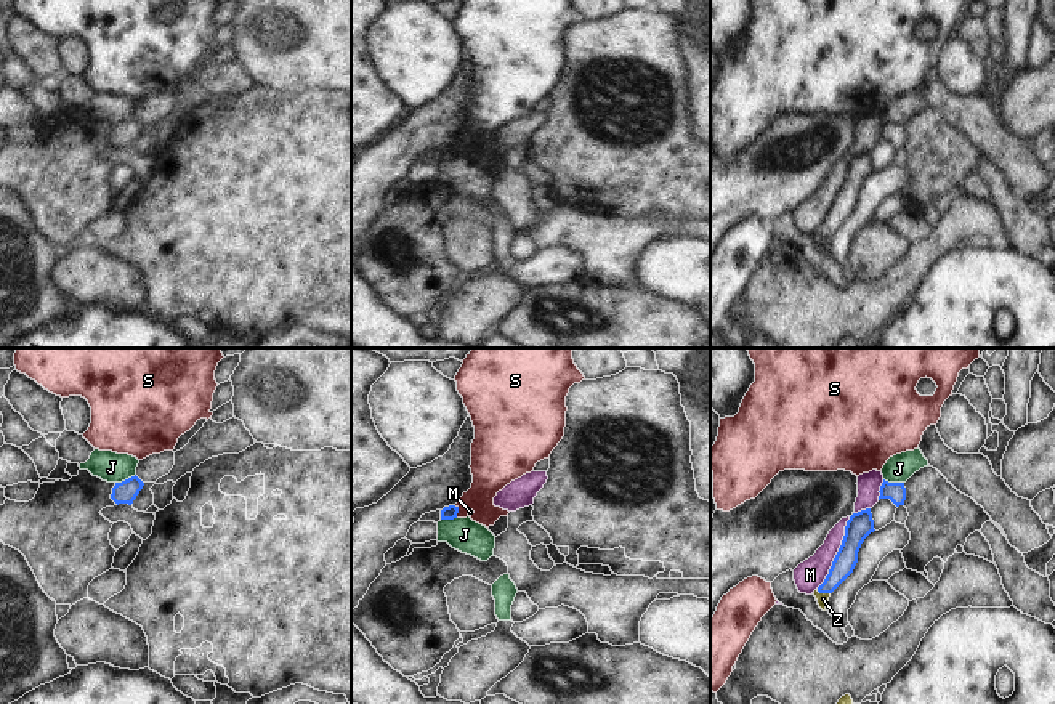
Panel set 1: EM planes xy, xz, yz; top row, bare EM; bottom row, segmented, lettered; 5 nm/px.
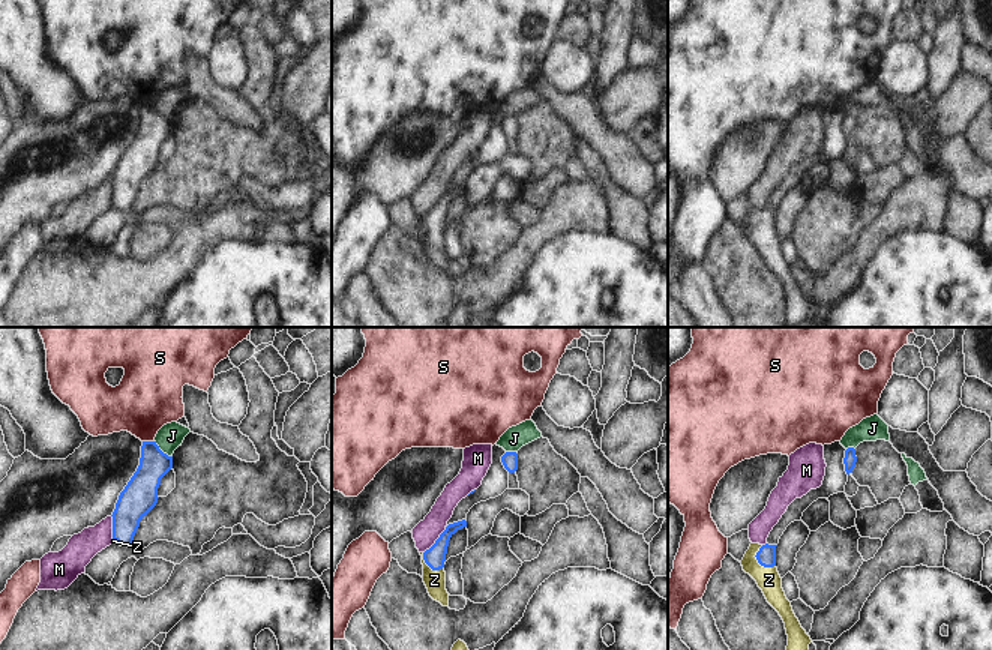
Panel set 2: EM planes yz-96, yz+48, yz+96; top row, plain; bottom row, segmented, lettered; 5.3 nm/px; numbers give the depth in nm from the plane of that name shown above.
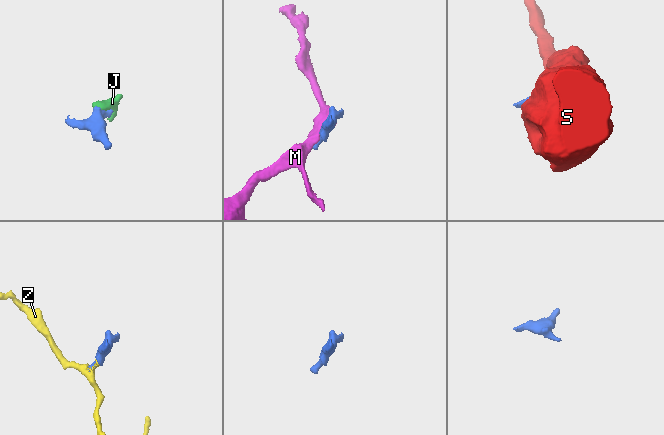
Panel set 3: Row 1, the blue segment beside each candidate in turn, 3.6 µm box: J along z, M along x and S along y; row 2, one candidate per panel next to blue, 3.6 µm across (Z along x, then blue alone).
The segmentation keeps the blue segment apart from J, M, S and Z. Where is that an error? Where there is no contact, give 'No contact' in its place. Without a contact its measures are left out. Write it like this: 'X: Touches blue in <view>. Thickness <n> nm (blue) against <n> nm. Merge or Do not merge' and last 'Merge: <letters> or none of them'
J: Touches blue in xy. Thickness 110 nm (blue) against 150 nm. Do not merge
M: Touches blue in yz. Thickness 130 nm (blue) against 150 nm. Do not merge
S: Touches blue in xz. Thickness 70 nm (blue) against 180 nm. Do not merge
Z: Touches blue in yz. Thickness 120 nm (blue) against 60 nm. Merge
Merge: Z

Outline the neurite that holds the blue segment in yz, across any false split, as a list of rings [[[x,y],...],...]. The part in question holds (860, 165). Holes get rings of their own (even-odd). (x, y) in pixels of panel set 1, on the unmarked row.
[[[871,149],[853,154],[847,162],[845,176],[829,215],[813,234],[823,252],[826,252],[831,234],[853,213],[861,184],[874,172]]]

